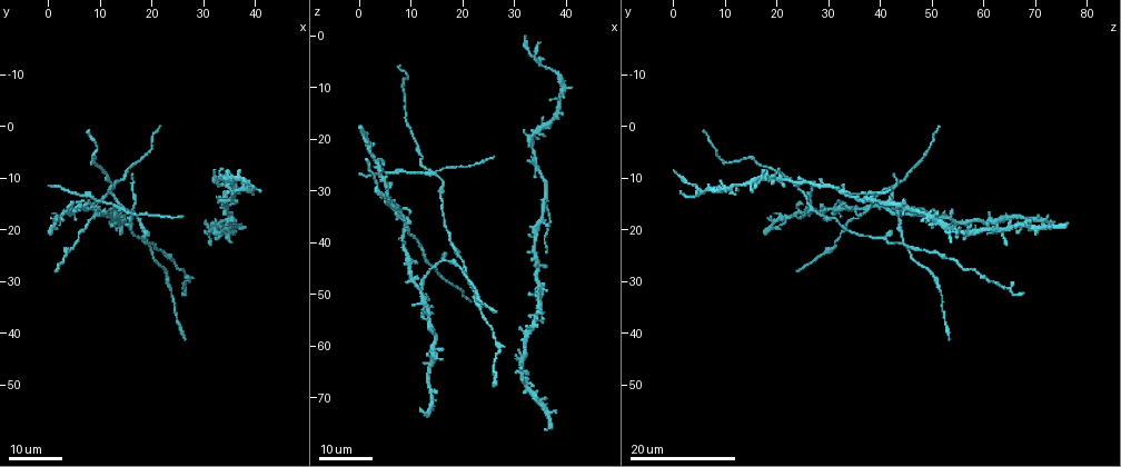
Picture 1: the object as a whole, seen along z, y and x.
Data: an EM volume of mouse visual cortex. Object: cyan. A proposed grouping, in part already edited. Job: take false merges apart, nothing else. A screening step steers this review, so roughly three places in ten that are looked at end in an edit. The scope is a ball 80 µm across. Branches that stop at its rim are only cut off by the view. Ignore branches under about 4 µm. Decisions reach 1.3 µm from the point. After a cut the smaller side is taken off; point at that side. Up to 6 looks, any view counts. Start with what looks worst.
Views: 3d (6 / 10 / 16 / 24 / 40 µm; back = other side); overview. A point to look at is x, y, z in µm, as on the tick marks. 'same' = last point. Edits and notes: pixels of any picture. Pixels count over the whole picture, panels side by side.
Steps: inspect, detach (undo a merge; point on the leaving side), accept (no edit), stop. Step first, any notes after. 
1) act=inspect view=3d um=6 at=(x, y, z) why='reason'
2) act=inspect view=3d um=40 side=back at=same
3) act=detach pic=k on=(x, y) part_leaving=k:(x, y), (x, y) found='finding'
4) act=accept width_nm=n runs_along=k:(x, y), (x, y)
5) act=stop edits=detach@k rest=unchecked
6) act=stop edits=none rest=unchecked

act=inspect view=3d um=16 at=(36.5, 12.5, 33.0) why='four-way junction'

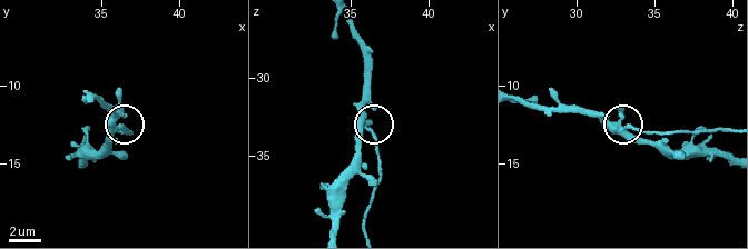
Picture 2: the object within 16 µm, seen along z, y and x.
act=inspect view=3d um=10 at=(36.0, 12.6, 33.2)

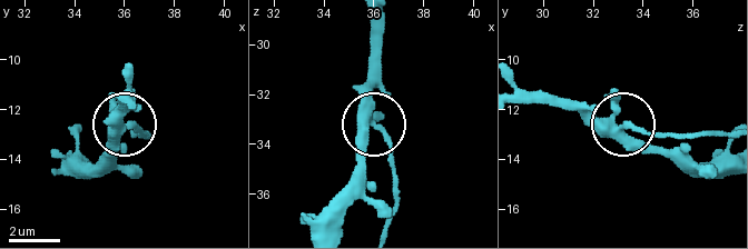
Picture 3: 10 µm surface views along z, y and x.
act=detach pic=3 on=(138, 133) side_arm_um=10 part_leaving=3:(620, 129), (727, 136) found='two neurons meet here'

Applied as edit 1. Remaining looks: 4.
act=inspect view=3d um=24 at=(14.0, 16.5, 26.5) why='a fork'

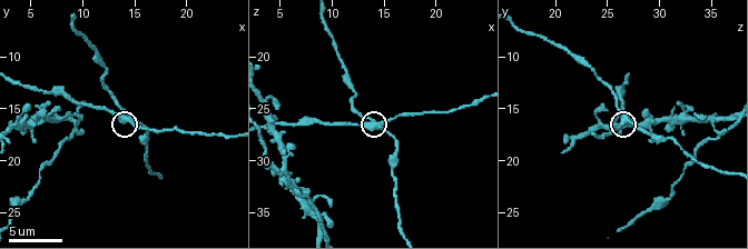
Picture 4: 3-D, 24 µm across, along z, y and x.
act=inspect view=3d um=10 at=(14.6, 16.2, 26.6)

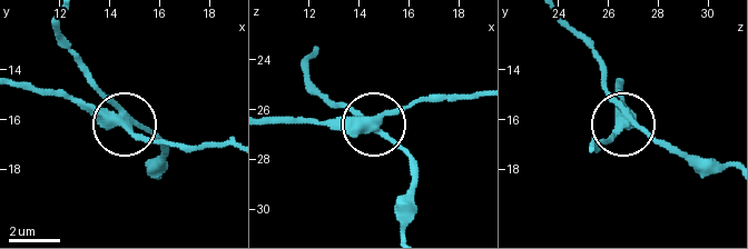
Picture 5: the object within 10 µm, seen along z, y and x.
act=detach pic=5 on=(84, 105) width_nm=350 part_leaving=5:(116, 116), (98, 116), (67, 99), (22, 88) found='a second neuron is stuck on'

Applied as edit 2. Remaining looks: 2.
act=stop edits=detach@3,detach@5 rest=unchecked

